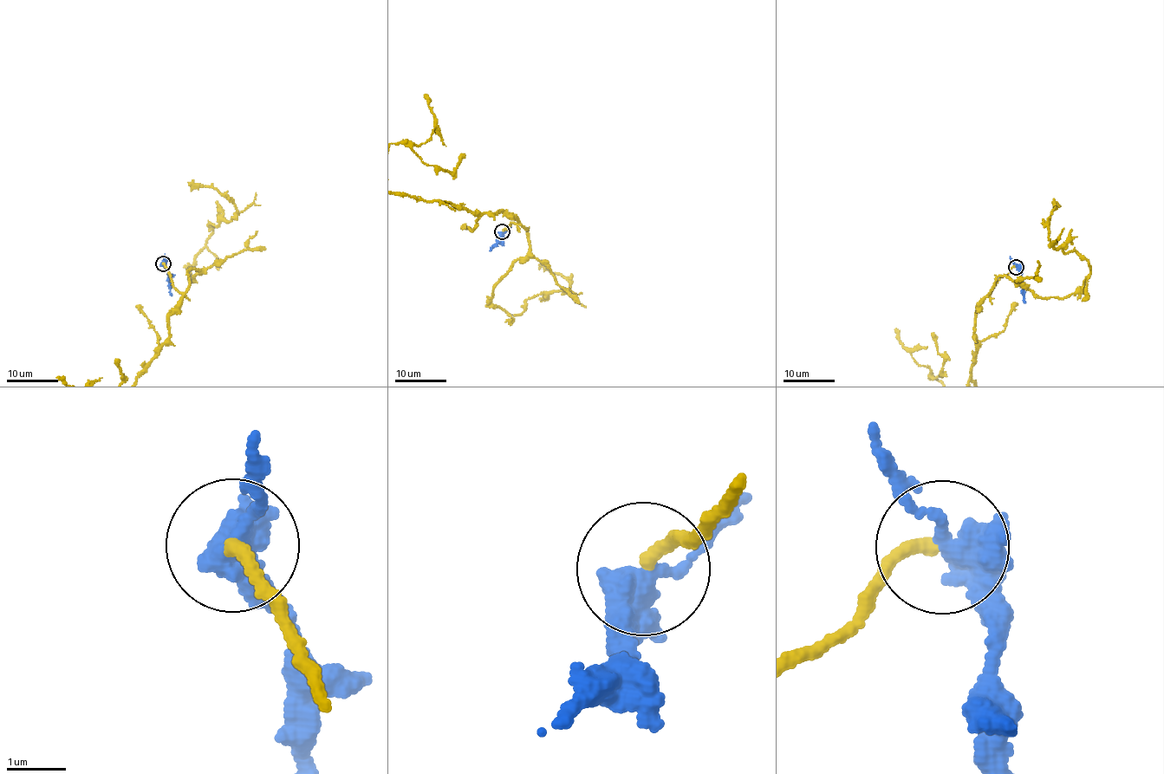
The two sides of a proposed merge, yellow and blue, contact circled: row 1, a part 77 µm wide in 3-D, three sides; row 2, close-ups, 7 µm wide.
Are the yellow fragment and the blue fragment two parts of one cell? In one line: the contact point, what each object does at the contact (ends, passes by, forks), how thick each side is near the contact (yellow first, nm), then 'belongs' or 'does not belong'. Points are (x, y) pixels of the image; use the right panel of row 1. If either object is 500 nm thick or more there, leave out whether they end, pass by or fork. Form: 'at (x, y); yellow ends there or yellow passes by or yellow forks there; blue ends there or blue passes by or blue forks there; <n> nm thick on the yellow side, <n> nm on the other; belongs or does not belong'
at (1016, 267); yellow ends there; blue forks there; 200 nm thick on the yellow side, 360 nm on the other; belongs

